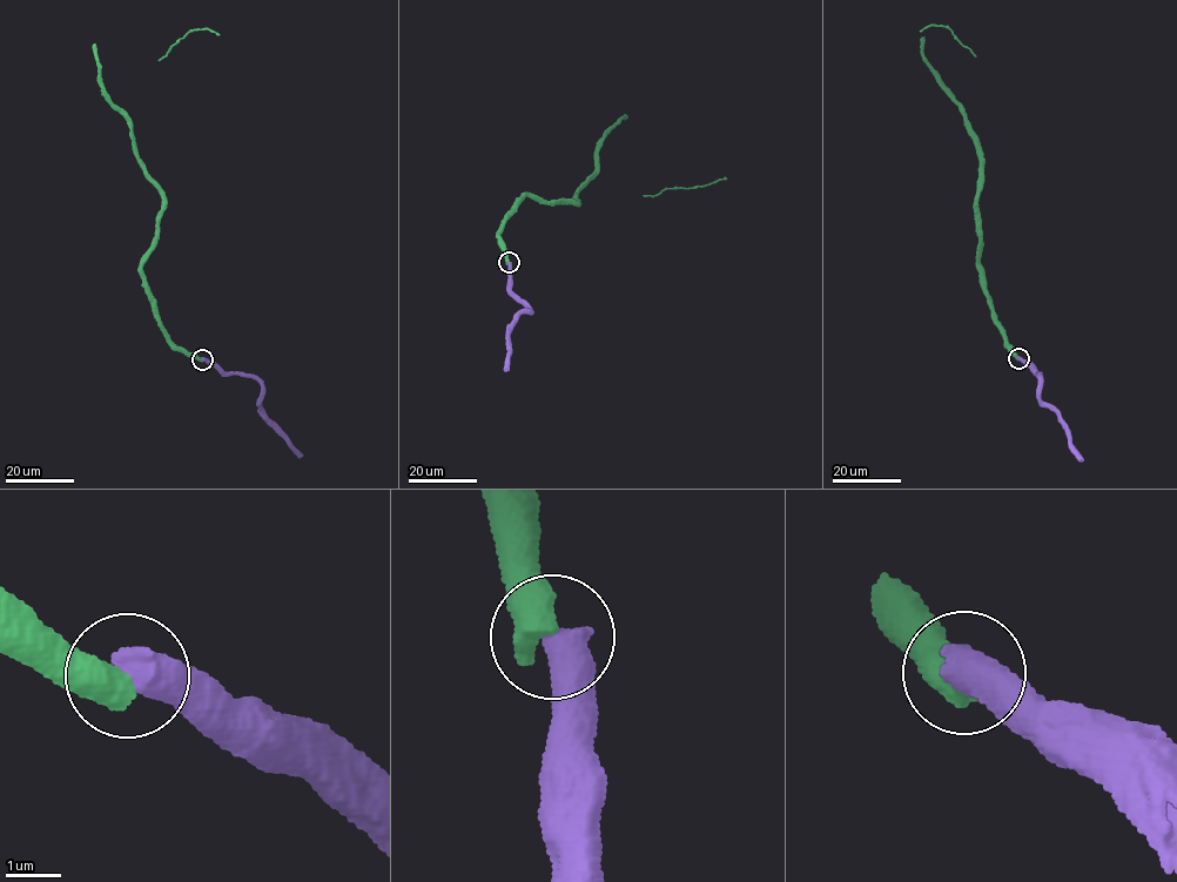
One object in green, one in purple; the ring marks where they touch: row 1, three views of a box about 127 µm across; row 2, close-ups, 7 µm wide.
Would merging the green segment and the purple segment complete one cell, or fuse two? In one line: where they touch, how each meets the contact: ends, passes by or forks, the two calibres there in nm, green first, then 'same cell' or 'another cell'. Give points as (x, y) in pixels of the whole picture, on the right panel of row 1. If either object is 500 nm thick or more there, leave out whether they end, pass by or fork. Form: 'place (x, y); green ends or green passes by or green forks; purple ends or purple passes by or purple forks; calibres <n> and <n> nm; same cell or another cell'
place (1019, 358); calibres 650 and 600 nm; same cell

